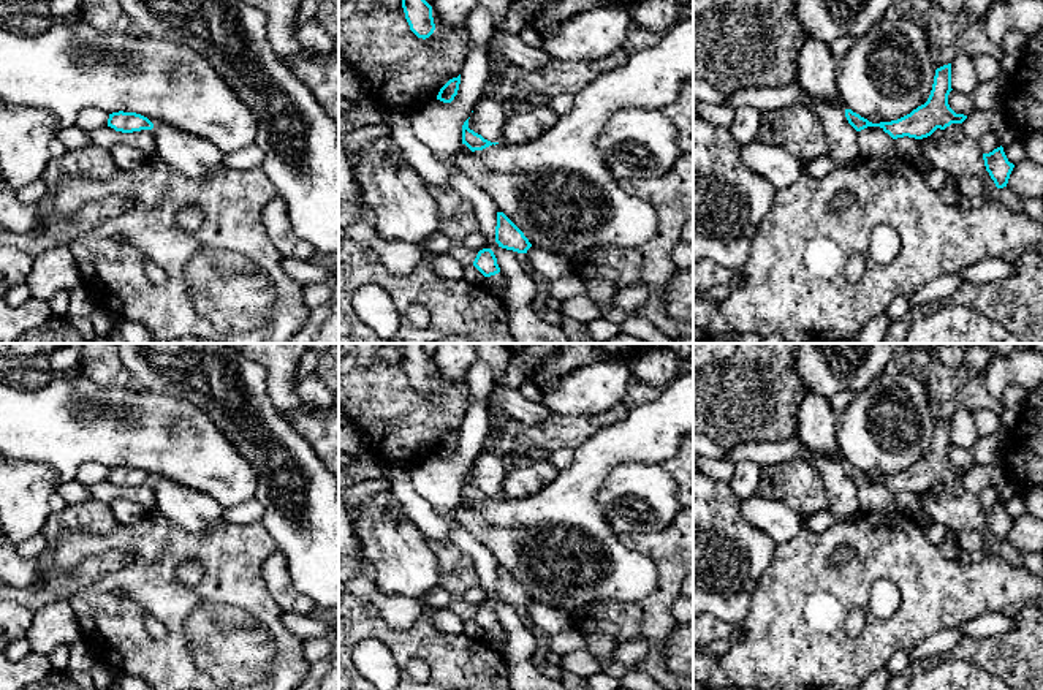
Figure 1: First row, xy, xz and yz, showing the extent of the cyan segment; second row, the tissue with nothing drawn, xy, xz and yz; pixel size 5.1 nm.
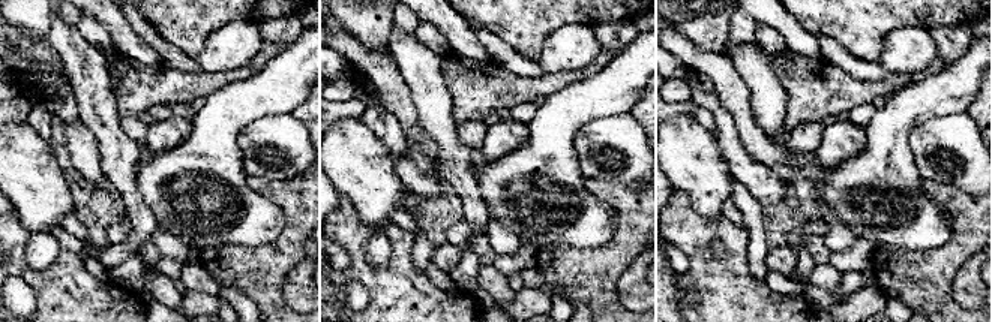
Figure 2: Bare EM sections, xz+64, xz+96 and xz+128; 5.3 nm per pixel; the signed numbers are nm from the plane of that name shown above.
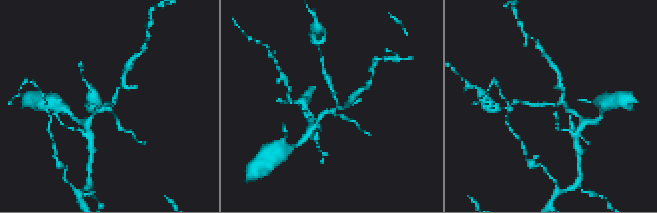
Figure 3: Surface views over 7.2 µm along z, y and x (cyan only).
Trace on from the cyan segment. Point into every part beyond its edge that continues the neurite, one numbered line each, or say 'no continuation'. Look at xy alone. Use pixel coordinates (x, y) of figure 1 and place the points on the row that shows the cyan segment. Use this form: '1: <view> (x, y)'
no continuation

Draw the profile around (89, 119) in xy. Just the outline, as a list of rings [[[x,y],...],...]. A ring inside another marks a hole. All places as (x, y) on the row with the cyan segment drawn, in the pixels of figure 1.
[[[87,108],[81,111],[76,125],[90,133],[100,127],[108,125],[109,114],[98,108]]]

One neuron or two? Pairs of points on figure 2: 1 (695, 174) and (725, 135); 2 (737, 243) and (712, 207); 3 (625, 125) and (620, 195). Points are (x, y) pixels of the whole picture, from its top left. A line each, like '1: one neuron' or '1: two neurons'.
1: two neurons
2: two neurons
3: two neurons

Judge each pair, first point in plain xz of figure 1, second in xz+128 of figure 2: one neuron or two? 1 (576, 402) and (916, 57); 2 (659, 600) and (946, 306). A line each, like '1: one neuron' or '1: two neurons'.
1: one neuron
2: one neuron

